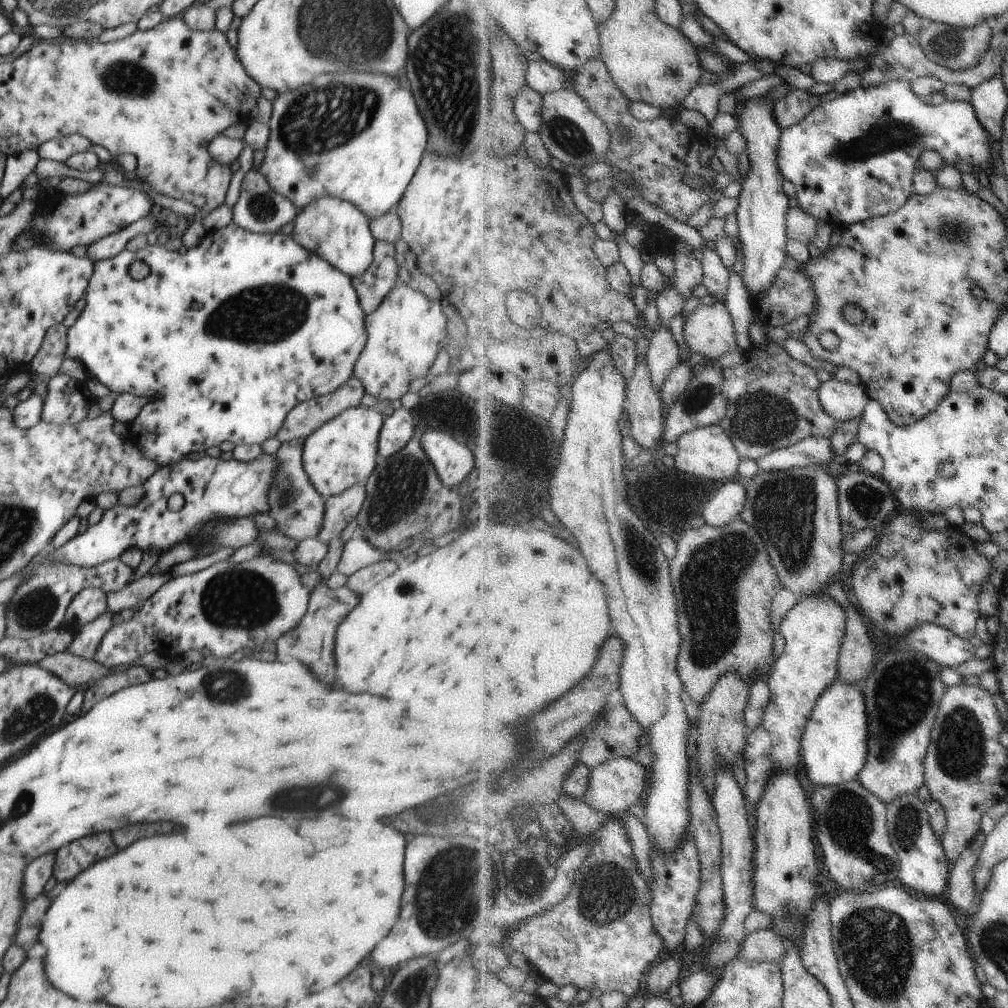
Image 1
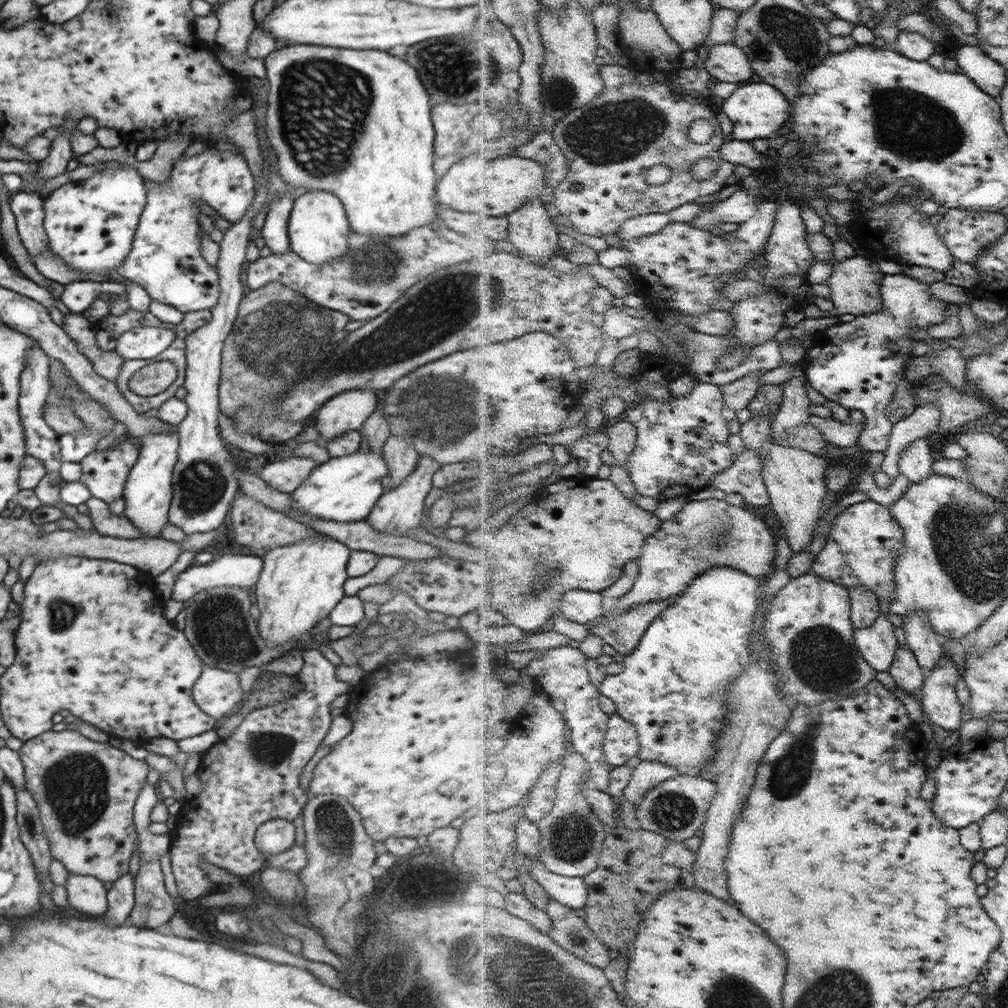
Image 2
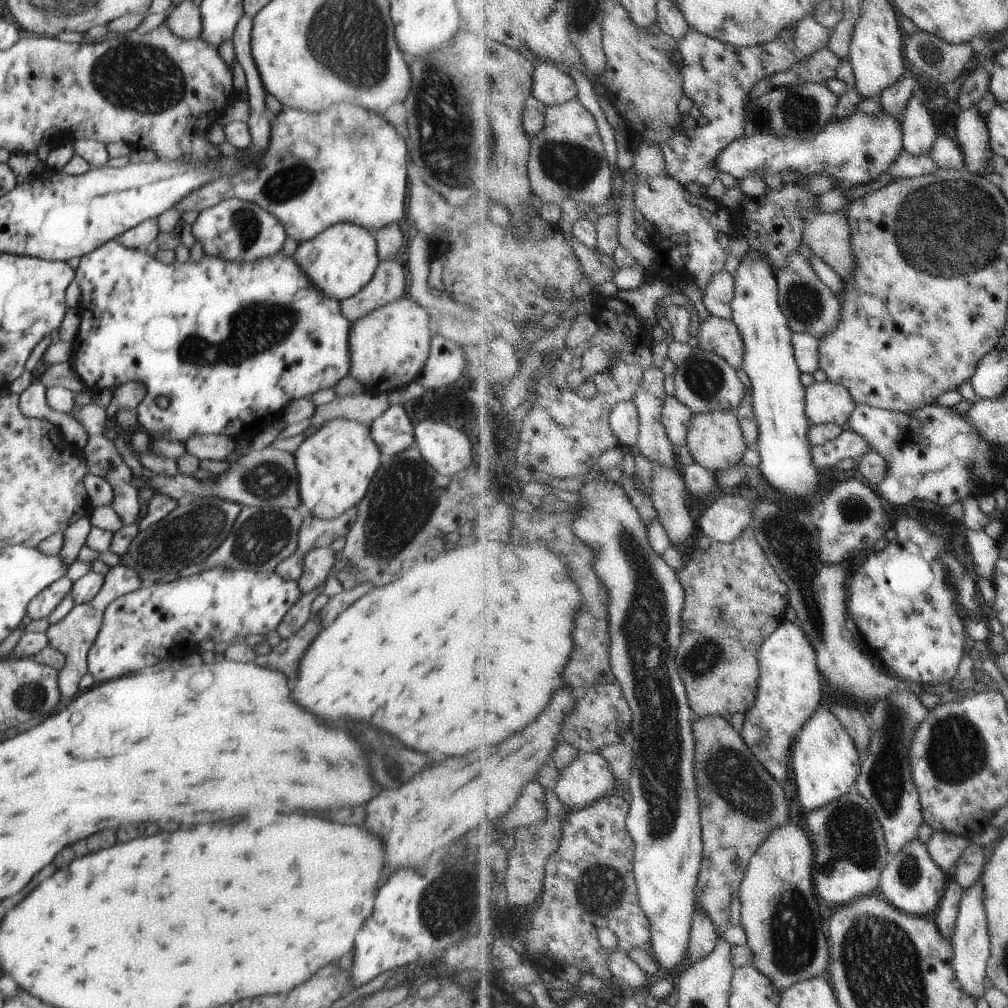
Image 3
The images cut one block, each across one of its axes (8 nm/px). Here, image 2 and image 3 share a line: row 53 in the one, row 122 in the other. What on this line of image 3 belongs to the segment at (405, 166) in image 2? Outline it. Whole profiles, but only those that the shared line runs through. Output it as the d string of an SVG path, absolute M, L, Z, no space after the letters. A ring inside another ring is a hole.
M336 104L322 114L308 114L302 110L285 108L270 118L269 146L261 164L242 170L234 176L218 178L210 184L190 192L174 209L181 212L200 212L216 206L222 200L239 198L258 204L274 214L284 226L286 234L302 243L316 238L328 226L338 222L352 222L371 232L398 223L404 218L406 200L406 142L398 138L394 126L378 114L362 110L354 104Z

